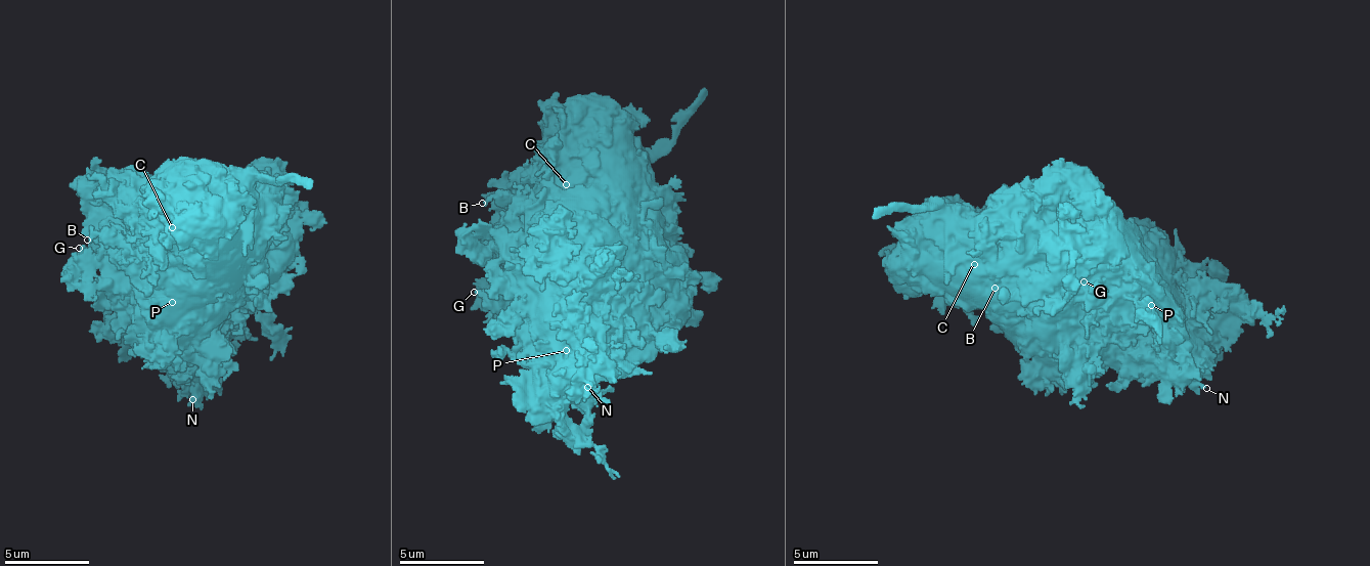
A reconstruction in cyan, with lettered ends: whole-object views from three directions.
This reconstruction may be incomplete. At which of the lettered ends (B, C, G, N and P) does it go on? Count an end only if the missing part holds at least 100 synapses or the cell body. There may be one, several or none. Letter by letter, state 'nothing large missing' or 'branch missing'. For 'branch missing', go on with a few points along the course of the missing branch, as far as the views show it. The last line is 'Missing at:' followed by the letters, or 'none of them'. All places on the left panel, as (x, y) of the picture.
B: nothing large missing
C: nothing large missing
G: nothing large missing
N: branch missing
P: nothing large missing
Missing at: N

